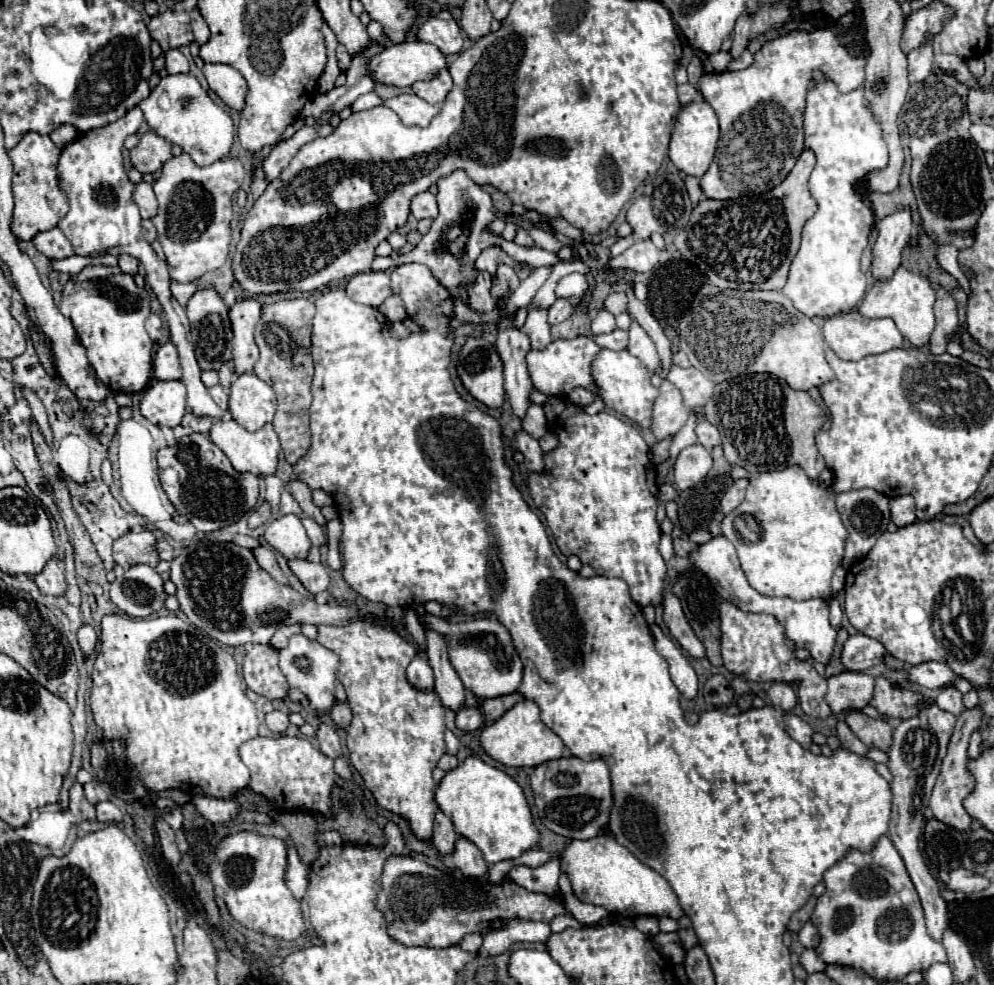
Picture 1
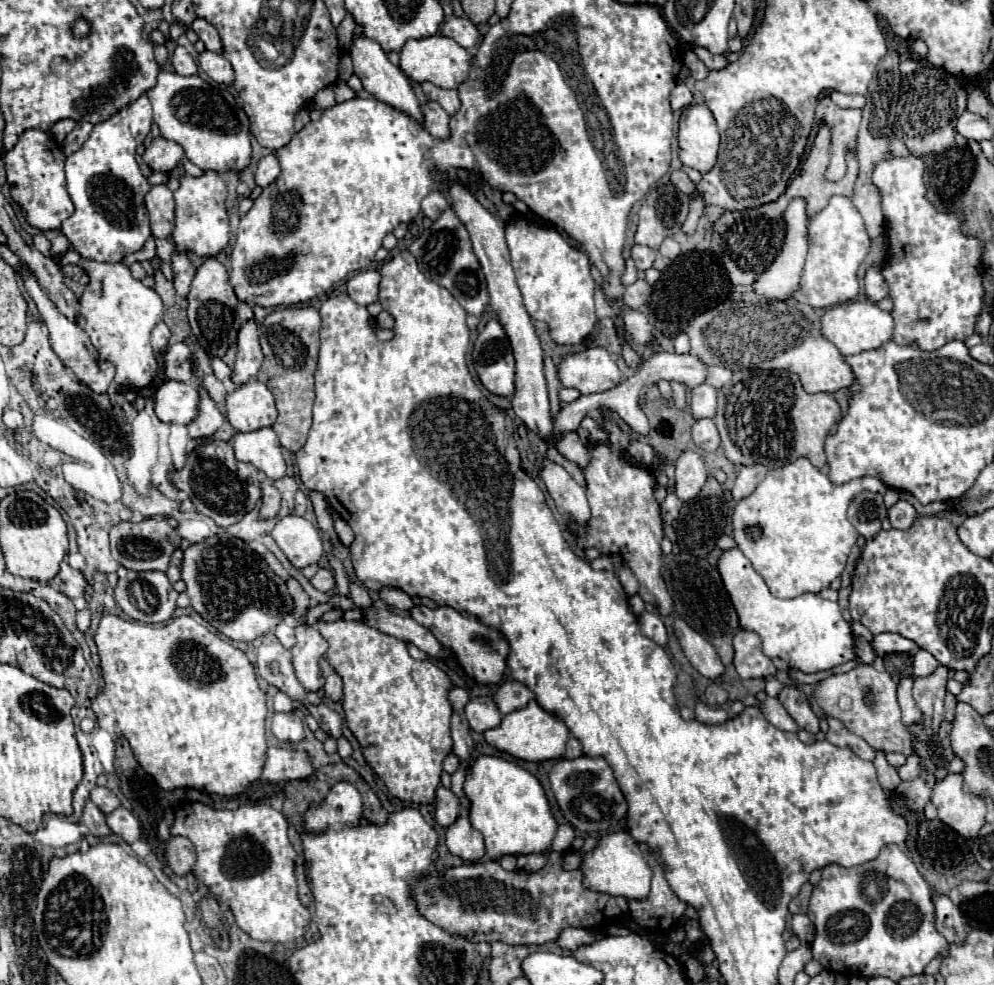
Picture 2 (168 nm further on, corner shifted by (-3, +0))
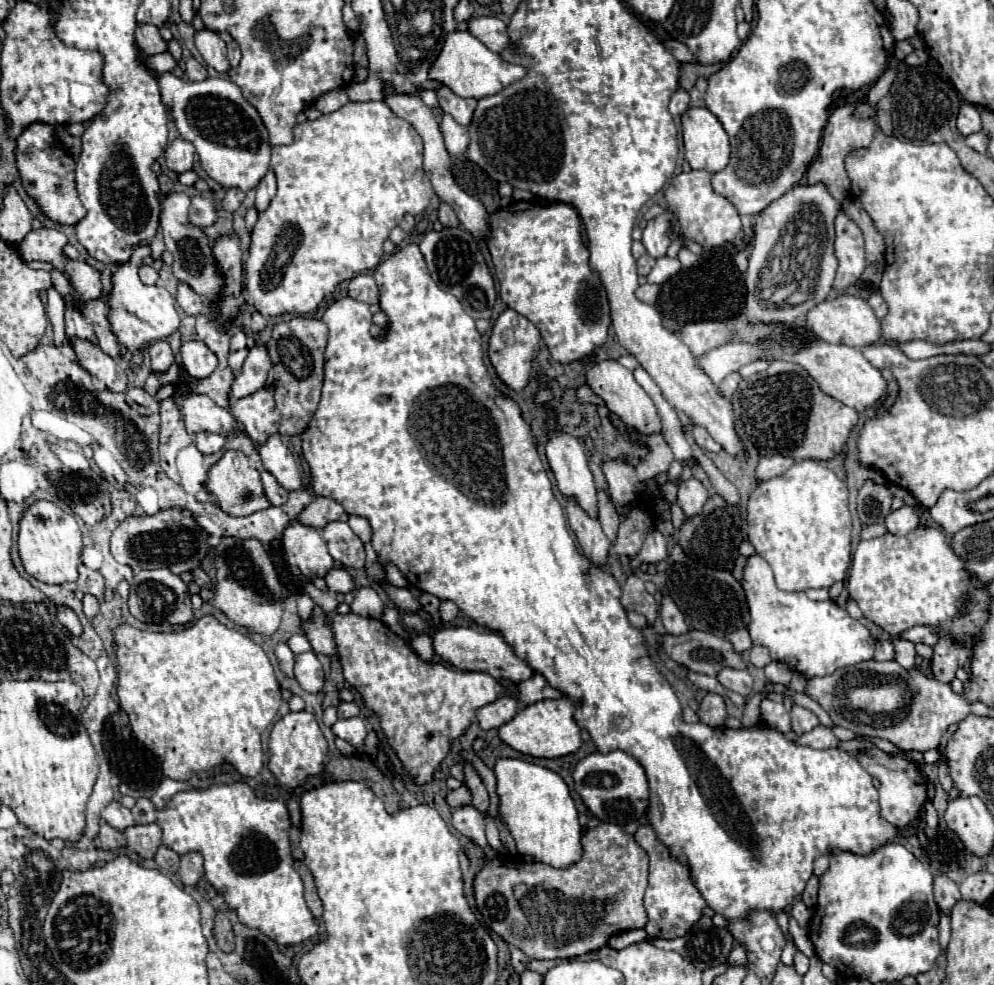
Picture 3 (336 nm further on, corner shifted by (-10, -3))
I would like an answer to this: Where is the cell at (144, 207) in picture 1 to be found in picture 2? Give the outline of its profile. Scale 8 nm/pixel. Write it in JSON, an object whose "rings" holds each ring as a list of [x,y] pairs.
{"rings":[[[153,186],[145,196],[145,206],[151,218],[151,232],[155,238],[171,238],[175,228],[175,200],[167,186]]]}

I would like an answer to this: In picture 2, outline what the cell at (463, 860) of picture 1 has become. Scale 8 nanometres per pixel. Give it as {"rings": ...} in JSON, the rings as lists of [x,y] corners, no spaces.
{"rings":[[[461,814],[451,826],[447,826],[445,836],[447,836],[447,846],[451,854],[471,862],[479,862],[485,856],[483,836],[479,830],[471,826],[467,814]]]}

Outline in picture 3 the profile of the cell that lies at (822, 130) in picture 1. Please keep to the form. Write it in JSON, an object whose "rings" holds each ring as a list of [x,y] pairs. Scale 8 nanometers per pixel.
{"rings":[[[840,209],[836,217],[836,241],[834,241],[834,255],[838,259],[838,271],[834,279],[834,289],[844,291],[854,285],[862,271],[866,269],[866,255],[864,255],[864,237],[860,235],[860,227],[844,215]]]}

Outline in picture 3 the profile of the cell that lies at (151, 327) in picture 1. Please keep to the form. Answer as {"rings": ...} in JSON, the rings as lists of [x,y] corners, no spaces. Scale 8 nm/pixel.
{"rings":[[[160,339],[150,347],[150,359],[154,371],[166,371],[174,363],[174,353],[170,349],[170,343]]]}

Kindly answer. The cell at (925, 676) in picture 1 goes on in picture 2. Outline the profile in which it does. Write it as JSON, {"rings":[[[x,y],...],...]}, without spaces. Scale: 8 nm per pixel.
{"rings":[[[923,648],[917,650],[917,654],[913,656],[913,676],[929,676],[929,672],[933,672],[933,668],[937,668],[937,660]]]}

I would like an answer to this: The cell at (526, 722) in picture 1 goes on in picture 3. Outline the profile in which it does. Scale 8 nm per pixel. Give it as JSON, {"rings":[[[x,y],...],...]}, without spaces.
{"rings":[[[566,697],[544,699],[544,701],[538,701],[538,703],[532,703],[524,709],[520,709],[512,721],[504,723],[498,729],[498,735],[506,745],[510,745],[512,749],[516,749],[524,755],[546,757],[546,759],[564,757],[564,755],[576,753],[578,747],[582,745],[580,727],[576,725],[572,713],[574,713],[574,705],[570,703],[570,699],[566,699]]]}

